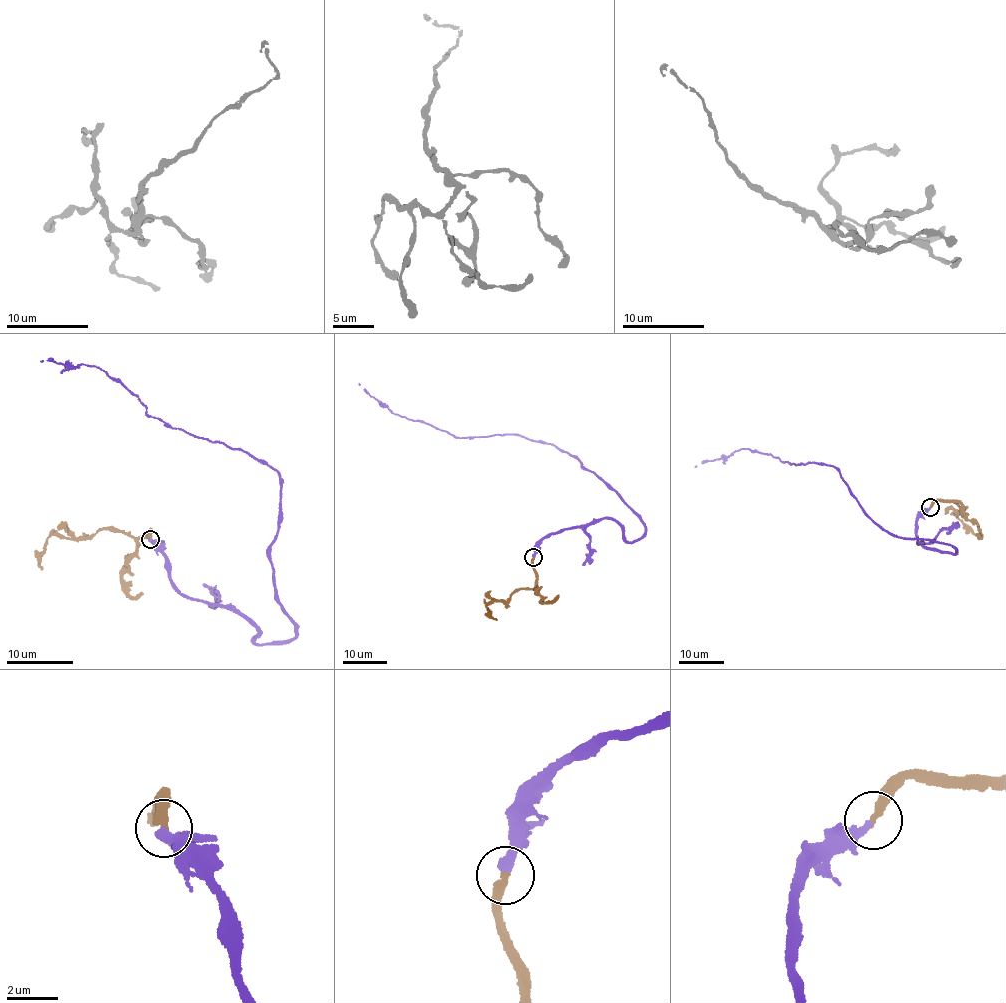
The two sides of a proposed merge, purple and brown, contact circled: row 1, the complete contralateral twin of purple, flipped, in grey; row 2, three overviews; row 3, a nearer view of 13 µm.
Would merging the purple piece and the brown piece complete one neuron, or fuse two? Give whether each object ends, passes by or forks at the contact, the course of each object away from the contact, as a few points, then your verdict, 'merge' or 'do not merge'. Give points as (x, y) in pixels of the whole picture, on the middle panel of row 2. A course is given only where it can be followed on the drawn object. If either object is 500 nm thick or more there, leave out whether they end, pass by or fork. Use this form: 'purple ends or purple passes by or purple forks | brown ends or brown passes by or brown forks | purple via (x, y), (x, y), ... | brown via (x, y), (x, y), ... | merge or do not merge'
purple ends | brown ends | purple via (534, 556), (572, 526), (611, 519), (629, 542), (645, 526), (554, 445), (456, 437), (391, 412), (358, 383) | brown via (534, 557), (536, 585), (532, 589), (519, 588), (506, 601), (492, 600), (486, 606), (497, 620) | merge

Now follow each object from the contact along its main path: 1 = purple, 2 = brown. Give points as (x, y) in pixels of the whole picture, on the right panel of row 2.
1: (930, 508), (917, 521), (917, 544), (955, 554), (882, 528), (830, 465), (790, 465), (746, 448), (695, 467)
2: (931, 508), (937, 500), (959, 502), (953, 503), (962, 510), (955, 516), (977, 535)

